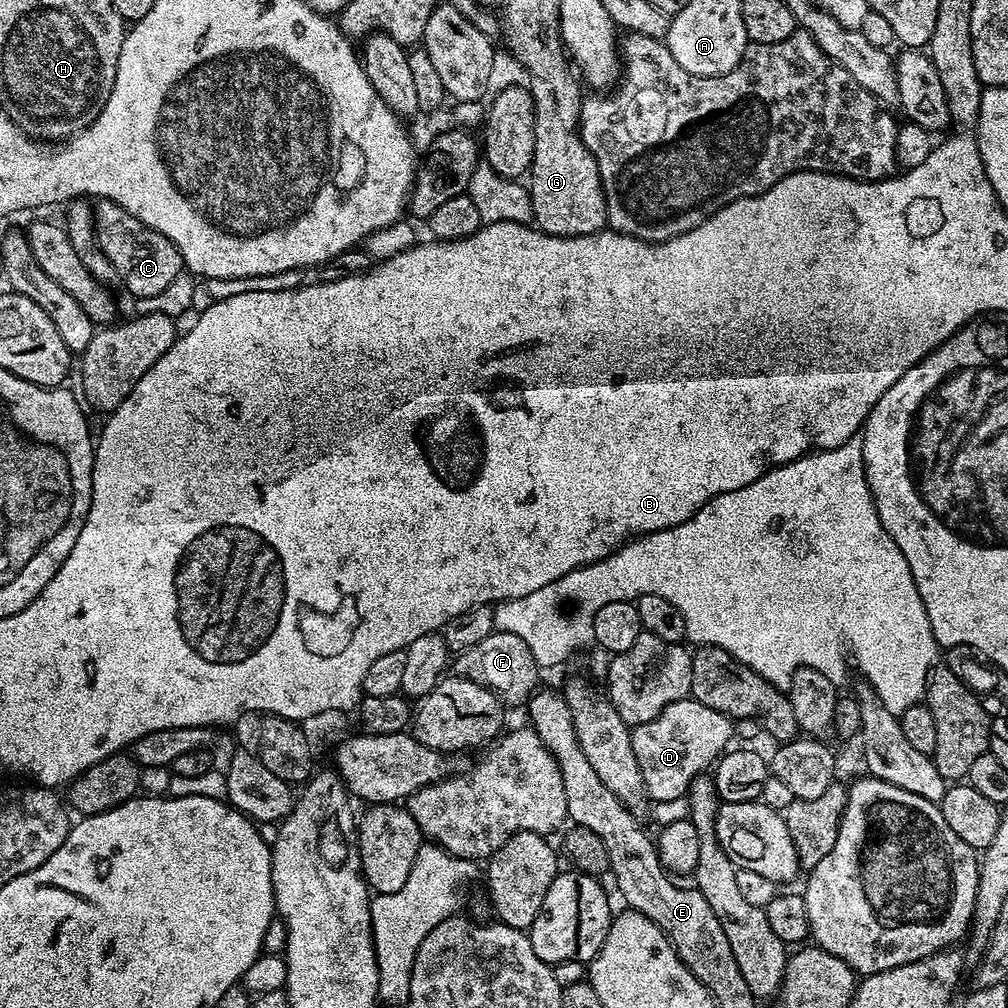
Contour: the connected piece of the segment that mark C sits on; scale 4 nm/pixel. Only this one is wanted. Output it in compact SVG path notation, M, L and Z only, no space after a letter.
M103 198L97 199L94 204L96 214L96 237L102 254L110 258L110 266L118 270L120 284L133 292L133 297L152 296L161 294L166 286L185 271L182 254L158 230L150 230L134 214L130 214L122 206Z

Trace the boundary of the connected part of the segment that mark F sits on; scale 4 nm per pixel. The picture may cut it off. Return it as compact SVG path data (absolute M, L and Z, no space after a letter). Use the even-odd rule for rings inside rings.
M493 630L482 642L470 646L459 653L451 661L451 671L470 682L478 682L495 692L509 709L527 705L533 692L541 683L542 669L534 662L534 654L530 654L530 646L518 638L518 634L506 634ZM537 683L537 684L536 684ZM512 707L512 708L511 708Z

